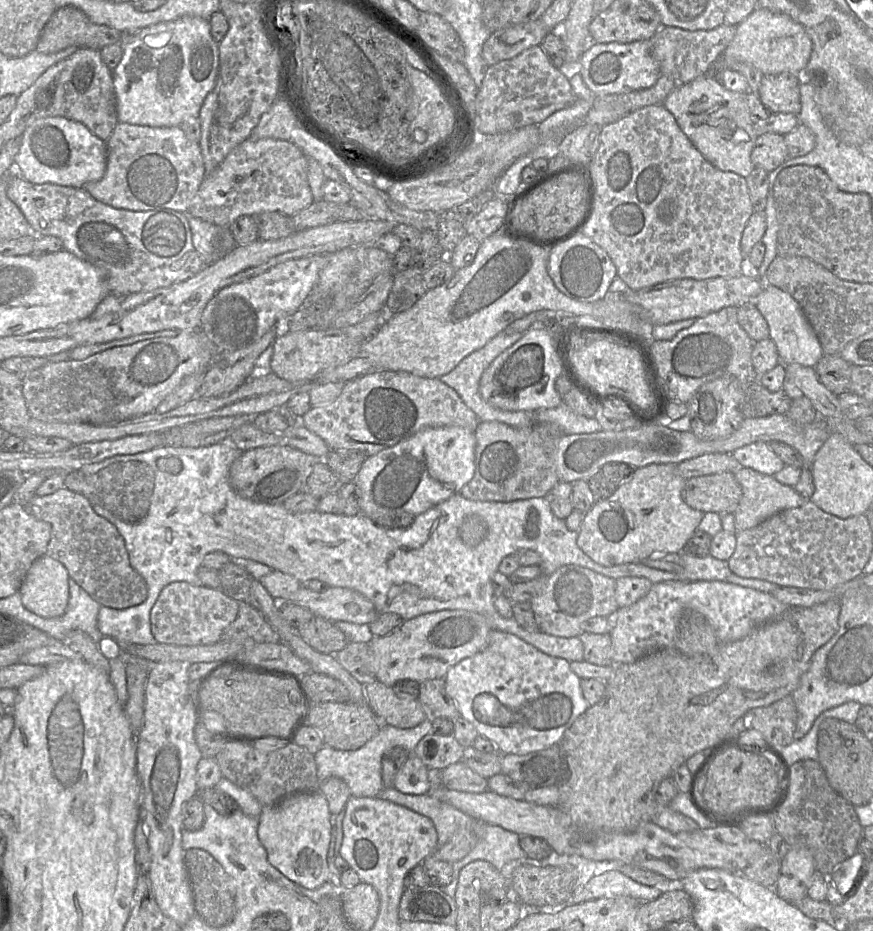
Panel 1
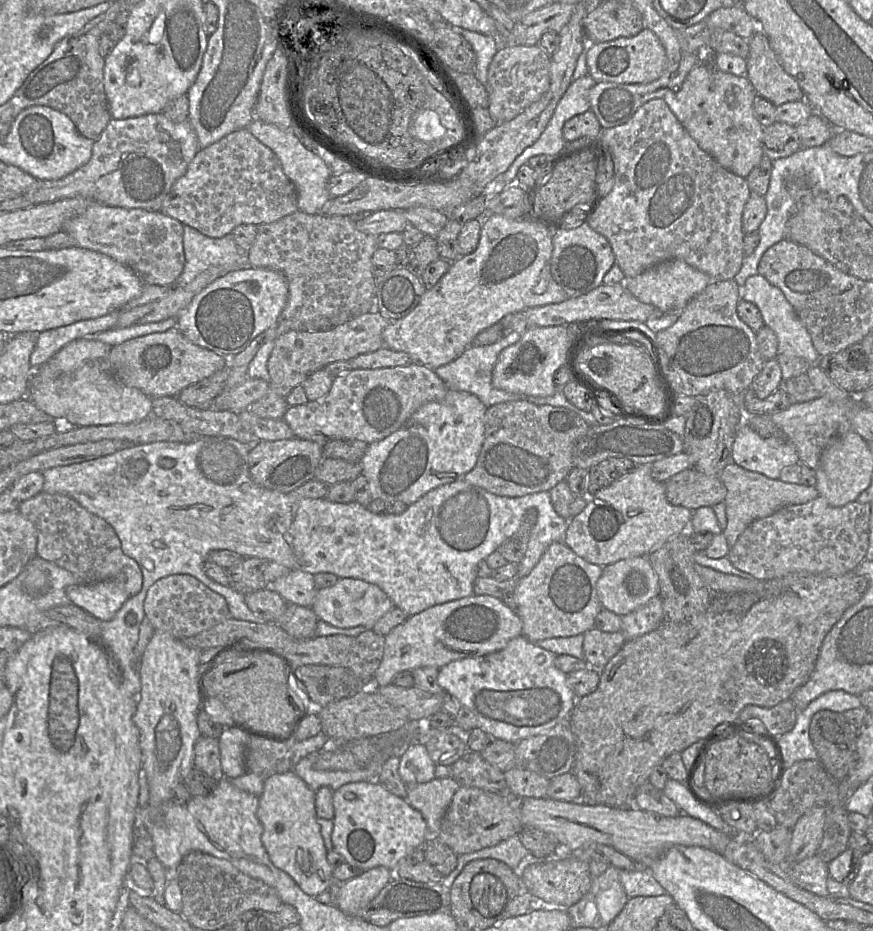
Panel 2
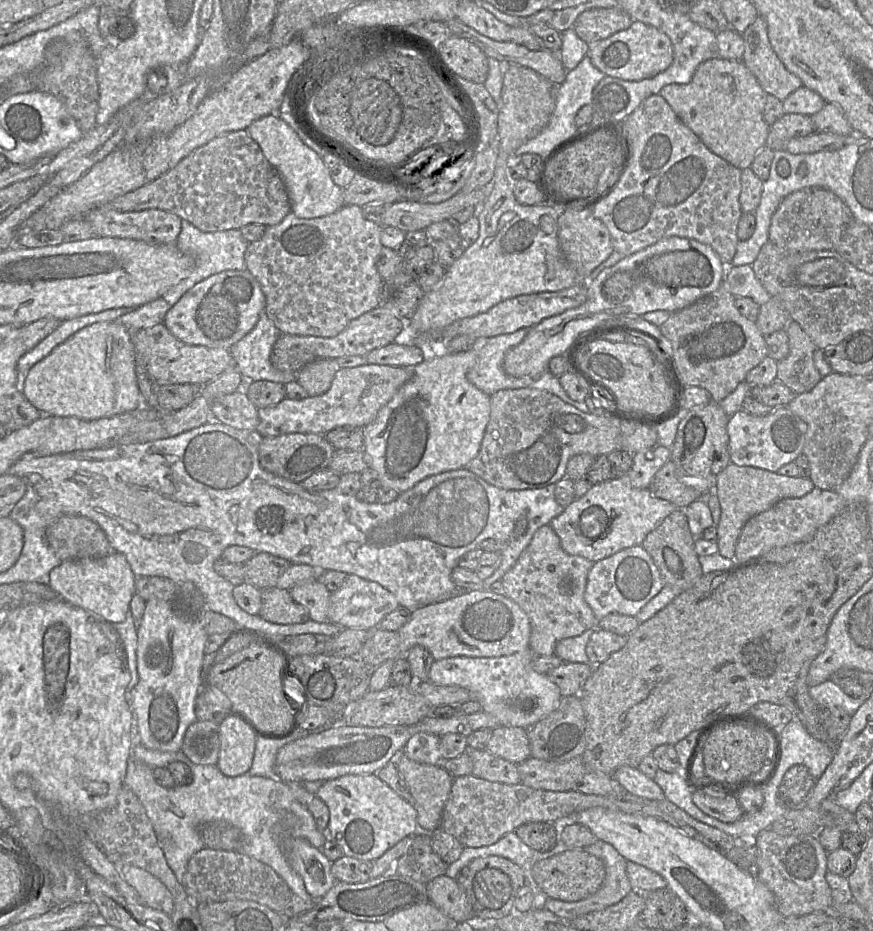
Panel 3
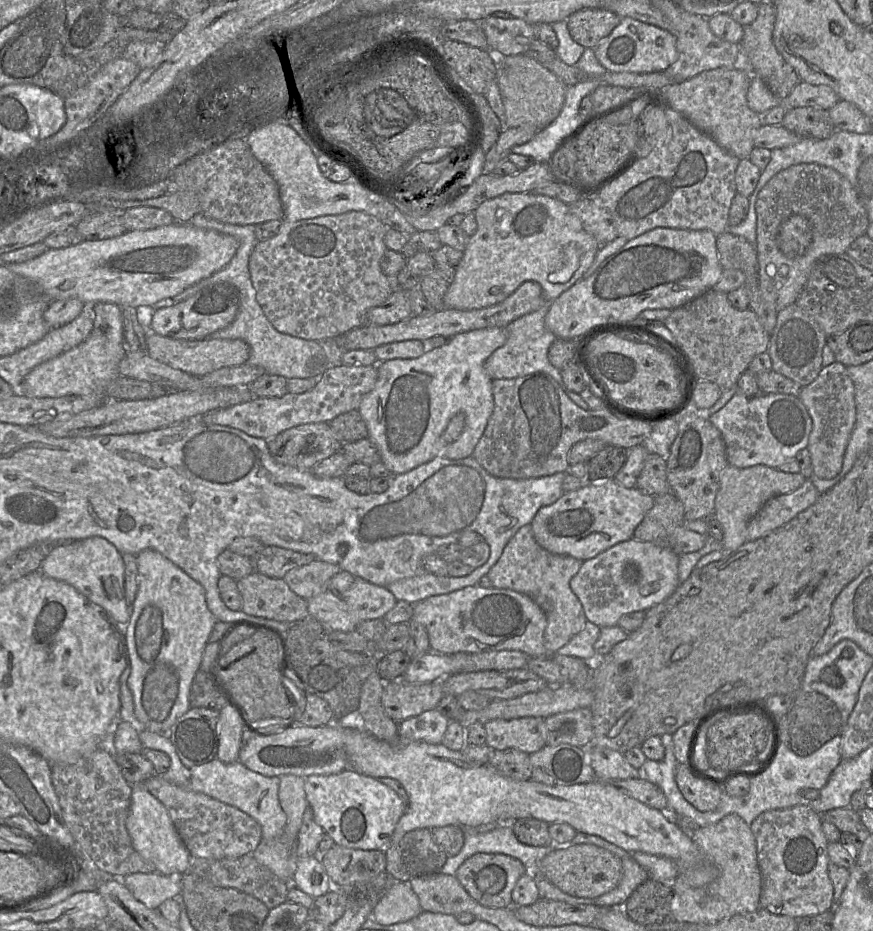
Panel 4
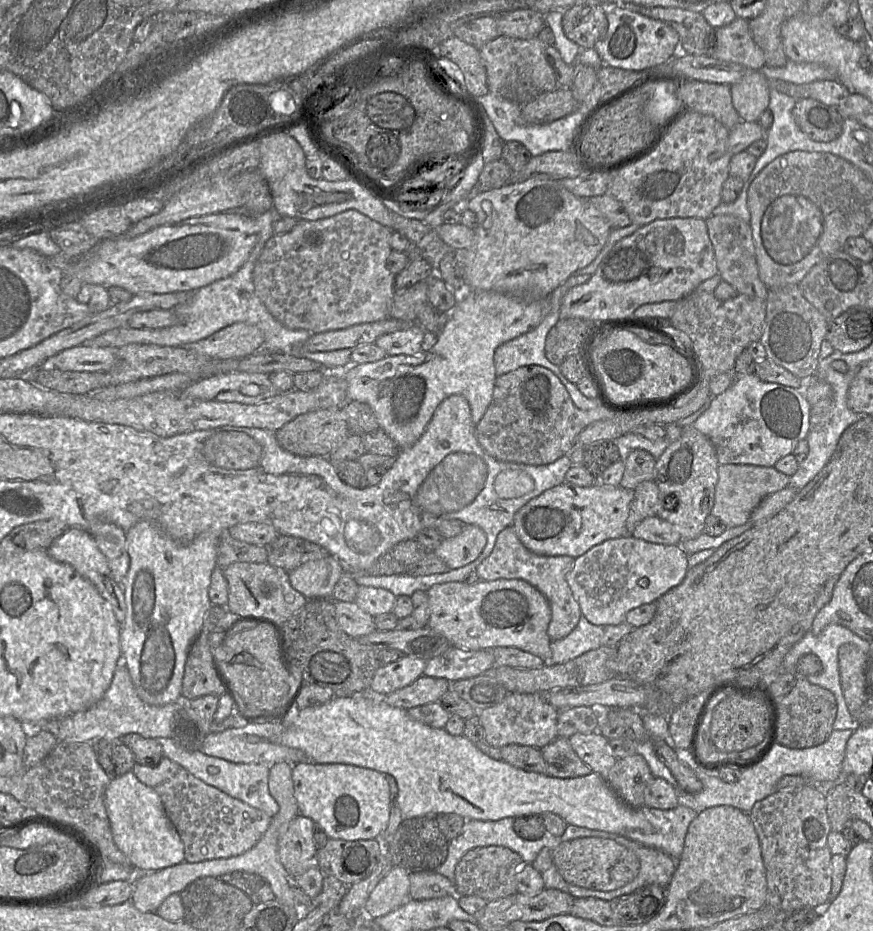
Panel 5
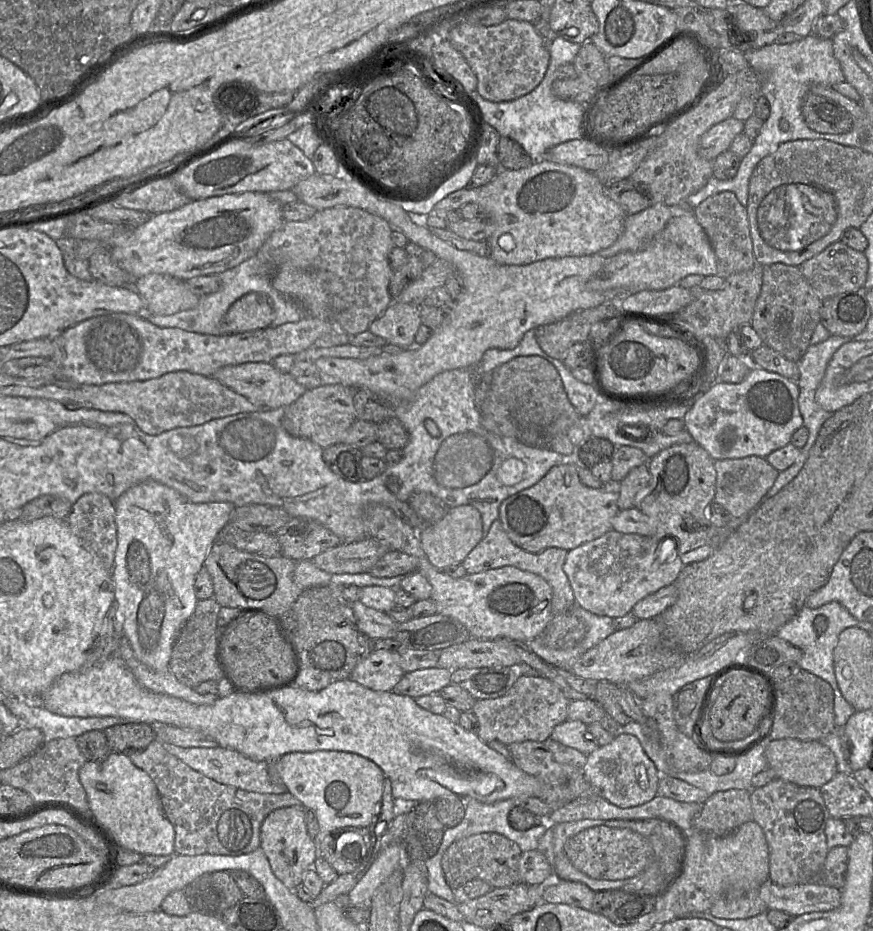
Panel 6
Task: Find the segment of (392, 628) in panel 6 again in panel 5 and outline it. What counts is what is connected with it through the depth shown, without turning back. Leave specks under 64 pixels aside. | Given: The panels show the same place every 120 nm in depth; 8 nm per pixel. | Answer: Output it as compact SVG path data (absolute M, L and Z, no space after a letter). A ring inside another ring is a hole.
M335 601L336 619L341 629L353 638L376 631L374 617L355 602Z

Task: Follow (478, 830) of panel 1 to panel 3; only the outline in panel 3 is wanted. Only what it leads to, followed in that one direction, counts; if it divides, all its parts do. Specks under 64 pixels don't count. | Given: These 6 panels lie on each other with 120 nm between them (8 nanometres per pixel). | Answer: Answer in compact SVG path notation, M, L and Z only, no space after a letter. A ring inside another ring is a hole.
M509 832L501 837L497 842L488 846L477 848L464 847L460 857L449 864L445 875L456 879L460 870L475 858L487 856L499 856L506 858L519 865L524 873L525 883L531 887L534 893L534 907L544 909L547 896L541 891L535 882L532 869L535 863L555 855L560 850L560 845L552 851L539 852L523 843L513 832Z

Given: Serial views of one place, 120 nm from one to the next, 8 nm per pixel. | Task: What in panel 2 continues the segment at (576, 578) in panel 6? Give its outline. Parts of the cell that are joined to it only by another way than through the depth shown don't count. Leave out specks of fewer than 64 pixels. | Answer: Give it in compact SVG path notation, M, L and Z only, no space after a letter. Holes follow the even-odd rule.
M646 556L619 560L603 567L602 574L597 581L597 595L603 609L610 610L619 616L633 612L659 594L658 575Z

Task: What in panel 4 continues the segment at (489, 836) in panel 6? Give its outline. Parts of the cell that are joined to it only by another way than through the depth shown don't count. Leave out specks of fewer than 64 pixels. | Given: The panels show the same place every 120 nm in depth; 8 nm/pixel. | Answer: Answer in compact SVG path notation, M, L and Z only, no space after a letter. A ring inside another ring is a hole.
M477 853L458 868L456 877L479 904L490 908L511 908L514 905L512 891L524 873L525 866L514 857L505 854Z

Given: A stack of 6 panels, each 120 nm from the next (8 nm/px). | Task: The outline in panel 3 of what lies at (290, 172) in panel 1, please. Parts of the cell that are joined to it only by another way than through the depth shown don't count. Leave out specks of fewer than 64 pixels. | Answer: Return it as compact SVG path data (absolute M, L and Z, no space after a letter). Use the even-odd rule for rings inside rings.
M246 130L231 132L211 140L194 150L174 168L156 180L108 201L98 208L120 212L147 209L164 210L189 221L204 232L240 229L248 224L273 226L280 223L291 211L288 194L279 173L270 165L259 145L248 135Z

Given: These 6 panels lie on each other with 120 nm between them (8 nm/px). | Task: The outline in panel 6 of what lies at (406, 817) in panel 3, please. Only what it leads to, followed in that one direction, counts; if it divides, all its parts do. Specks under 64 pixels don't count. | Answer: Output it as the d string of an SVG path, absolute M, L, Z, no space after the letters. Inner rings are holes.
M337 750L289 752L280 756L275 762L287 790L301 801L304 808L313 810L317 817L319 832L314 837L314 842L318 856L321 842L329 832L343 827L368 828L381 807L385 775L376 763L359 754Z

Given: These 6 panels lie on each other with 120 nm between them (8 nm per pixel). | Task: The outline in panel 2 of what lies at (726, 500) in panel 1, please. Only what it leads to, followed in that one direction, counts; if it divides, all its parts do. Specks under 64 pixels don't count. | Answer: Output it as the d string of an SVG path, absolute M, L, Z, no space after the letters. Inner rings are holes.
M693 468L683 470L664 481L669 503L692 511L724 502L727 489L720 476L710 476Z

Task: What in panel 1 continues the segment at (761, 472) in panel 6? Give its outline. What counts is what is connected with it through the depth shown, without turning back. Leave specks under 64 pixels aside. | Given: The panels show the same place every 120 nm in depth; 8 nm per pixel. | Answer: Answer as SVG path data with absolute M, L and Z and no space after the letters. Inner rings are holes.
M742 467L733 474L742 489L740 502L733 513L735 533L755 527L780 511L800 507L810 501L797 493L793 487L778 482L772 475L762 474L747 467Z

